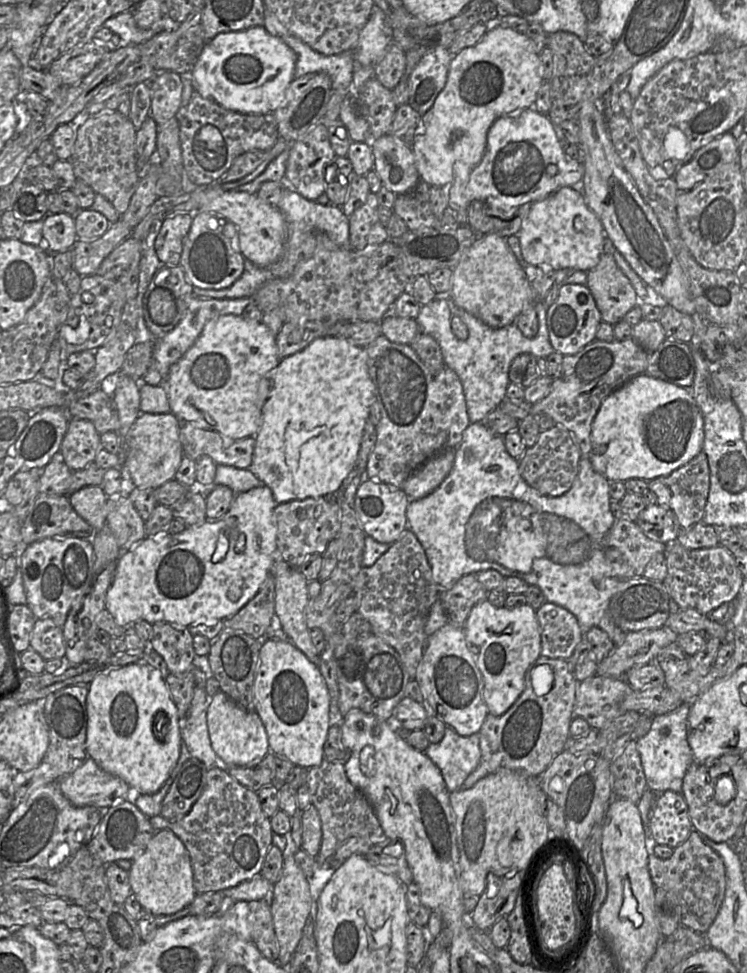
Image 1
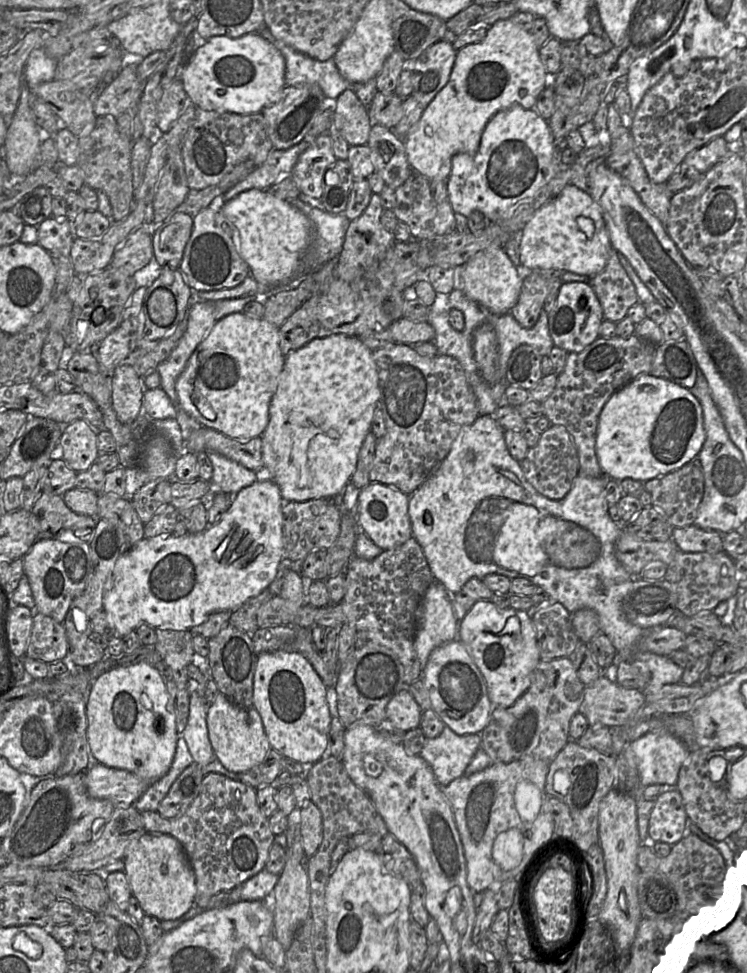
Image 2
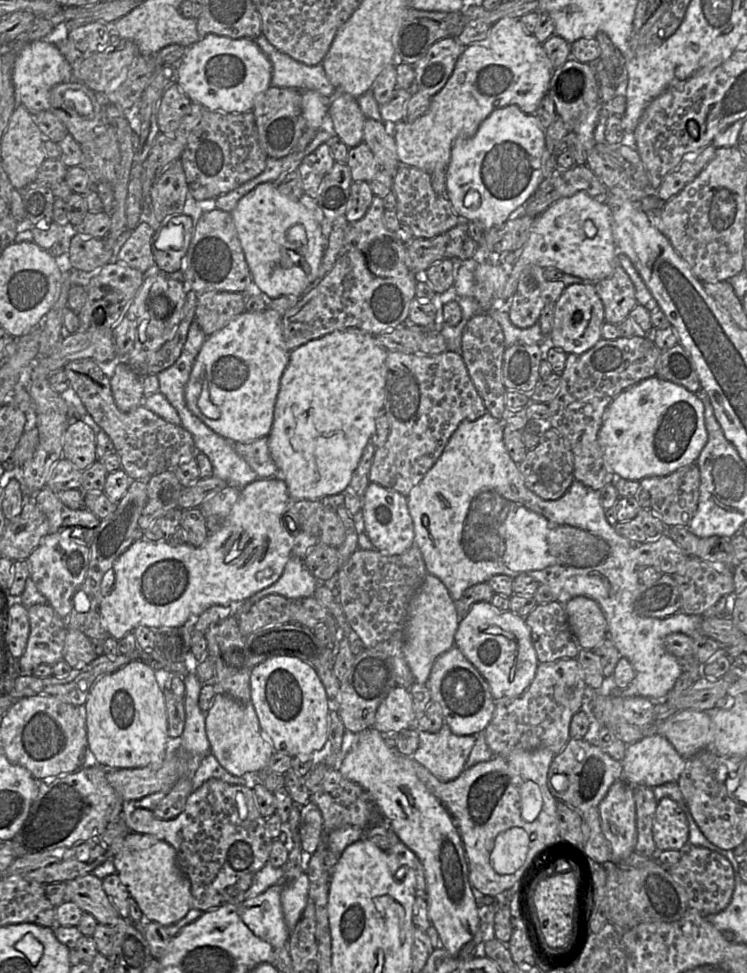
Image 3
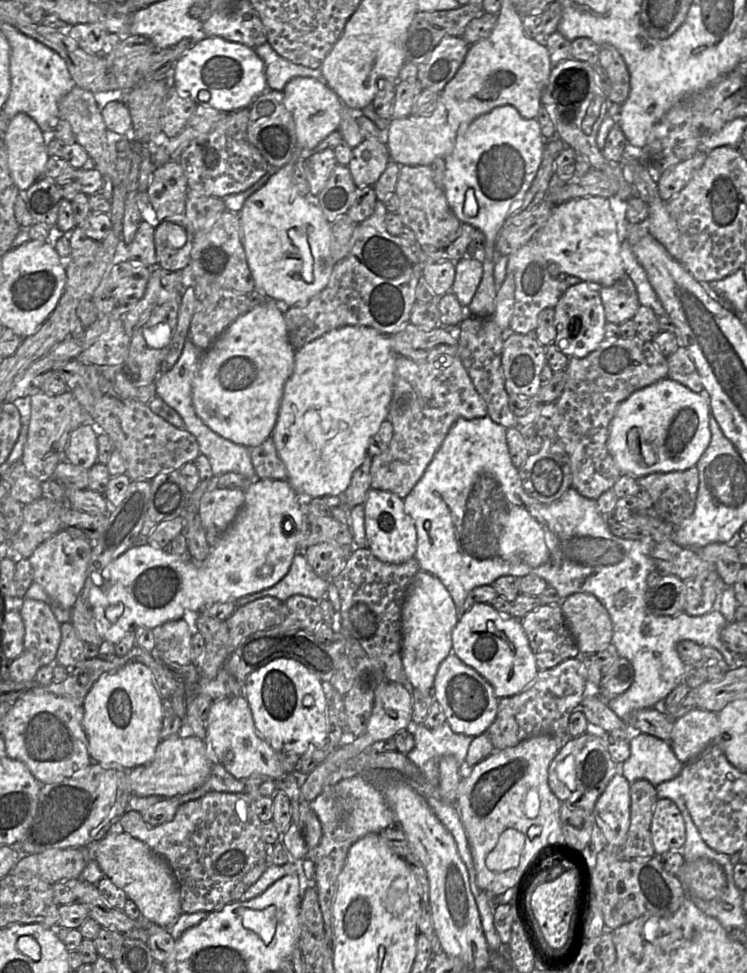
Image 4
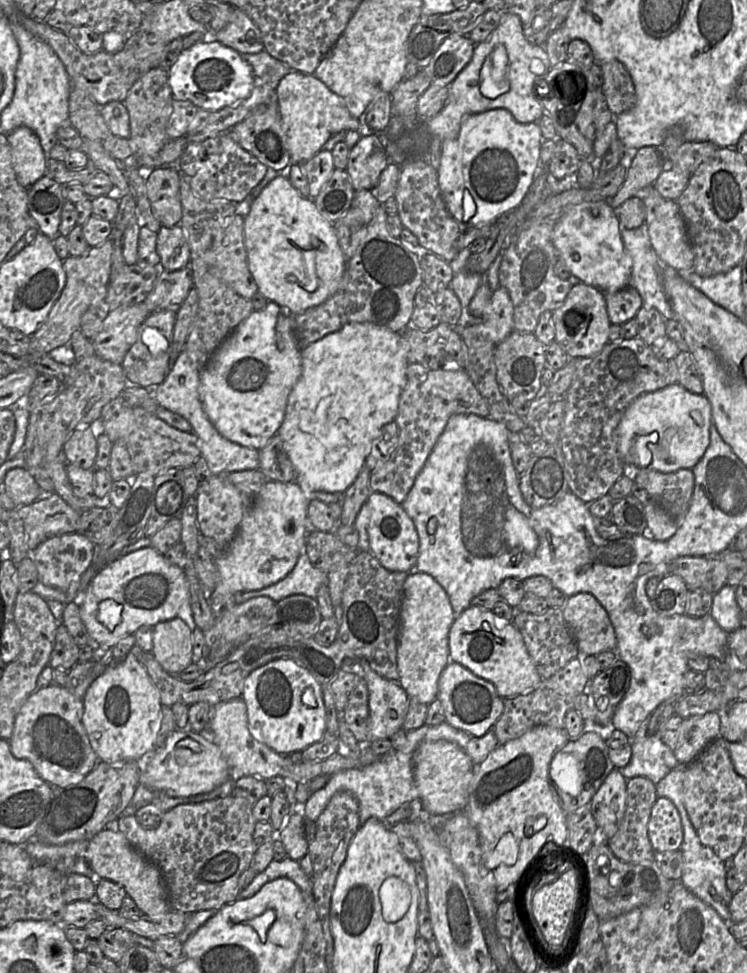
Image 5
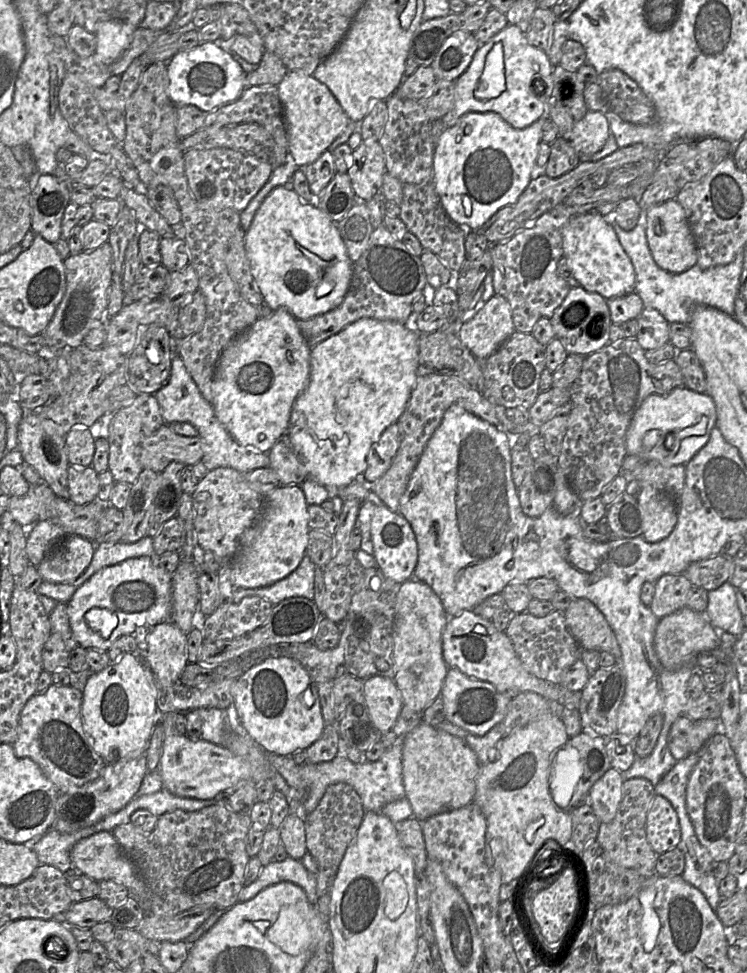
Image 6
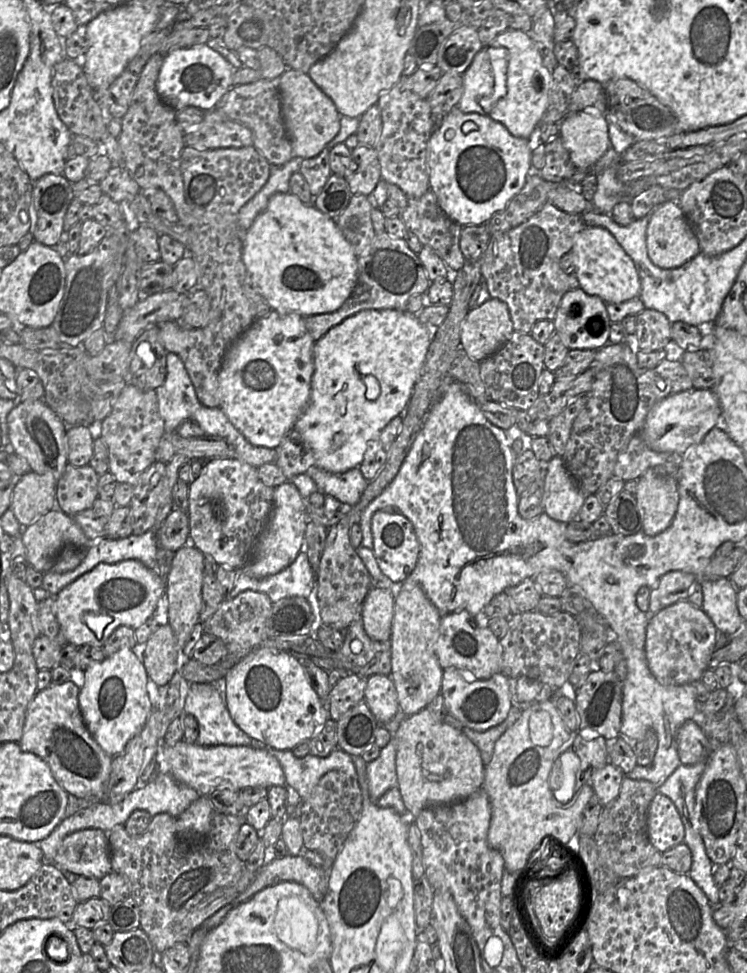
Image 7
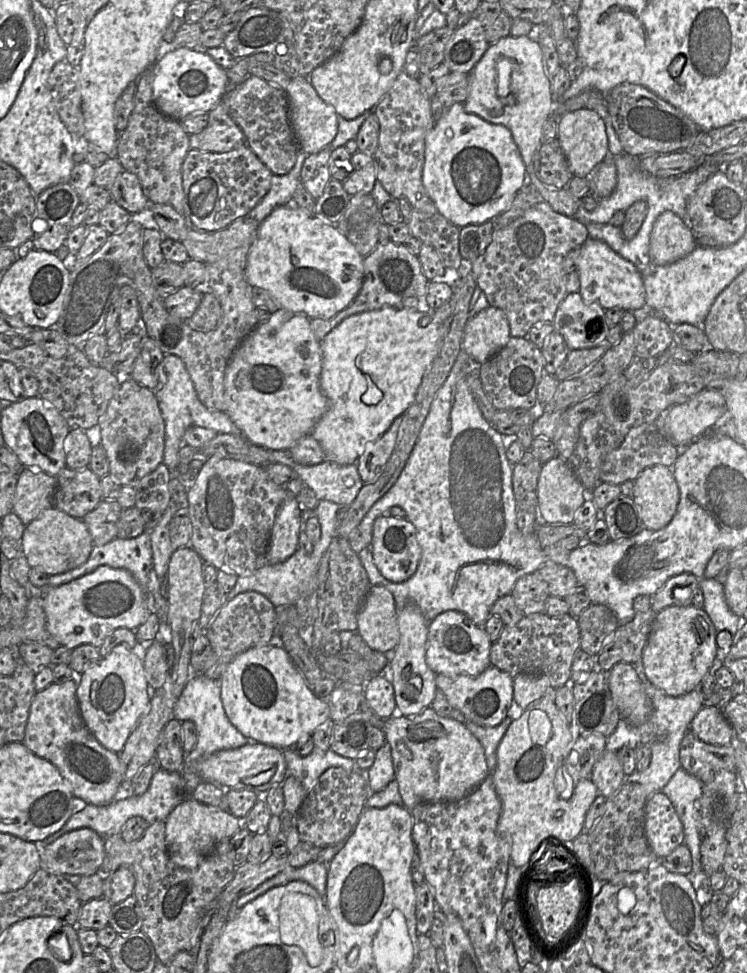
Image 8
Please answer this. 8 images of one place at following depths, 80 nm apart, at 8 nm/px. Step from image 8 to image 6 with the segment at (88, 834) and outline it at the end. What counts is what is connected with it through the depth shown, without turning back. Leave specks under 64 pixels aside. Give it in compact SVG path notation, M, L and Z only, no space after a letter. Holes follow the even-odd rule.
M100 831L79 840L71 850L71 868L78 869L83 875L99 882L112 880L127 888L128 896L133 897L140 906L140 899L145 898L145 884L133 863L123 853L112 832Z

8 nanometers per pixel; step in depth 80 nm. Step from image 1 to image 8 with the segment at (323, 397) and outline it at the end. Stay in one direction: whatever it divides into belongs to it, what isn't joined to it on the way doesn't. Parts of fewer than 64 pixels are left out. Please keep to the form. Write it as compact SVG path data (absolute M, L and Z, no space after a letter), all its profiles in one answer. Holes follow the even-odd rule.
M383 307L378 310L357 313L345 318L321 341L322 370L320 375L320 387L327 399L328 408L325 414L319 419L319 421L313 428L311 435L319 442L325 454L325 461L335 462L340 465L356 464L358 458L363 454L366 444L380 438L389 429L393 421L400 415L404 414L404 412L412 404L422 378L425 372L430 367L439 350L441 324L435 321L432 313L433 311L434 310L425 313L419 312L417 309ZM366 377L370 377L375 385L379 388L379 390L383 393L383 398L375 405L366 405L362 402L362 396L367 390Z

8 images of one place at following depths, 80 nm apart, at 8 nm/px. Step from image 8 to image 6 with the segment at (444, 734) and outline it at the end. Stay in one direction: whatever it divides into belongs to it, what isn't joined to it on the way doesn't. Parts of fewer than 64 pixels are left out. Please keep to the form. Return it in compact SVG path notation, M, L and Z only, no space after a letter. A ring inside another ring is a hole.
M421 722L404 736L402 767L405 797L412 807L413 817L420 822L433 815L459 809L473 802L481 765L472 749L457 736Z

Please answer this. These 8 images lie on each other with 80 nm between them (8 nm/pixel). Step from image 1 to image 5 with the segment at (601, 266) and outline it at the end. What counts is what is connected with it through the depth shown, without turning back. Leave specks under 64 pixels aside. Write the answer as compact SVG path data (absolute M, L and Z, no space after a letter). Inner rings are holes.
M631 284L616 292L604 293L604 296L612 324L622 325L634 318L642 307L641 296Z

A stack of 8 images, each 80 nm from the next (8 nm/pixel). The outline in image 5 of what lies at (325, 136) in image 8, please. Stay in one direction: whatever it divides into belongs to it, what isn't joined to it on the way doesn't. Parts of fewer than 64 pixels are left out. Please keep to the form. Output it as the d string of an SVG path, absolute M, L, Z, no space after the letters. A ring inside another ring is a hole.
M292 71L286 74L276 87L278 96L278 105L282 117L282 122L287 135L287 144L291 159L294 163L304 163L314 157L323 145L335 134L340 131L355 130L361 136L374 134L365 121L366 114L363 113L360 118L353 117L344 100L332 92L321 80L313 74L303 73L301 71Z

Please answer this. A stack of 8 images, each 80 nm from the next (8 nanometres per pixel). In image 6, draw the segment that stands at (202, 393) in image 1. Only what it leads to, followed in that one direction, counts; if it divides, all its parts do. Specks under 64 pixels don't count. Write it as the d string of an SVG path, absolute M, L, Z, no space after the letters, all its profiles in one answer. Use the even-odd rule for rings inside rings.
M286 309L258 318L225 346L212 380L211 404L236 441L268 453L286 434L293 404L309 382L310 351L297 319Z

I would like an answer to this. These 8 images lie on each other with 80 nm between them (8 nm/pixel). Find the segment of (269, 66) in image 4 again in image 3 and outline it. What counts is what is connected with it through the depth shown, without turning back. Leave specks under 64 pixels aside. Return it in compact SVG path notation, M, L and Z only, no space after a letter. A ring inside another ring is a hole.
M263 33L255 41L271 62L271 86L314 90L325 97L331 97L336 92L322 63L306 65L293 59L274 47Z

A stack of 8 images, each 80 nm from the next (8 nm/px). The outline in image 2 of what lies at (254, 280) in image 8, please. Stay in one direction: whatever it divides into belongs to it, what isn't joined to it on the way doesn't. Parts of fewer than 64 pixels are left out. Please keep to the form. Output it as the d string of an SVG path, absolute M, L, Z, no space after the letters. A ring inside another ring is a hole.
M253 188L214 206L219 206L225 218L237 228L240 255L261 287L285 284L297 274L313 234L313 225L291 202L276 197L269 190Z

